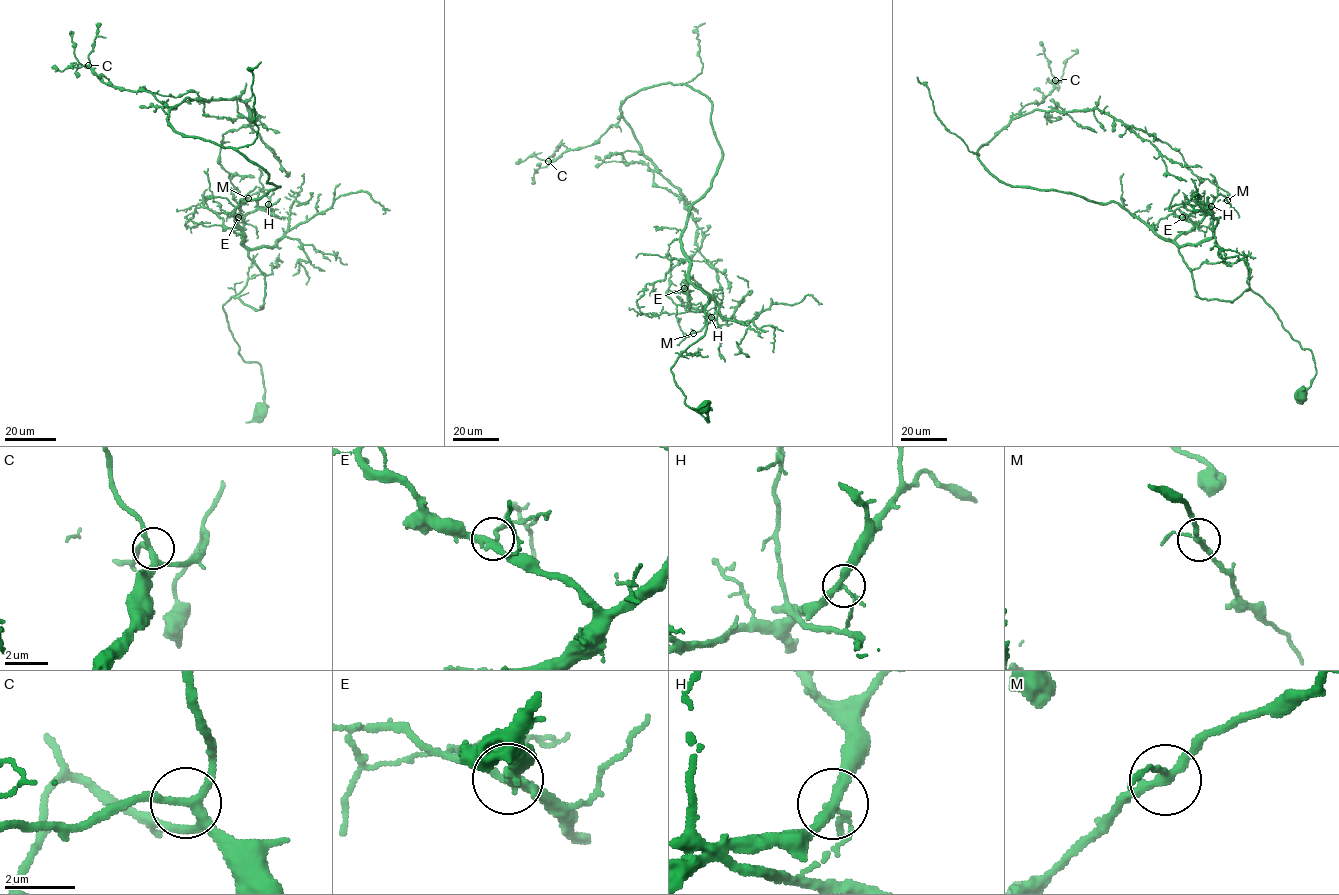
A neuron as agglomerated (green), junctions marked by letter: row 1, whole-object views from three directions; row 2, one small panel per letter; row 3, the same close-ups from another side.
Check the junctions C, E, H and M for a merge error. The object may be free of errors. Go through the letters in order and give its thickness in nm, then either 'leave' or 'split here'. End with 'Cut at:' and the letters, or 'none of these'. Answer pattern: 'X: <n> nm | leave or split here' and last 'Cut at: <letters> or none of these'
C: 240 nm | leave
E: 240 nm | leave
H: 240 nm | split here
M: 200 nm | leave
Cut at: H

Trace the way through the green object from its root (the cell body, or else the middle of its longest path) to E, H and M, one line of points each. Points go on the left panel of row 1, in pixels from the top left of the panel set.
E: (260, 410), (261, 366), (238, 353), (223, 308), (232, 297), (263, 307), (265, 275), (249, 256), (238, 217)
H: (260, 410), (261, 366), (238, 353), (223, 305), (237, 297), (263, 307), (265, 275), (241, 228), (268, 204)
M: (260, 410), (261, 366), (223, 308), (263, 307), (241, 228), (269, 198), (248, 198)

